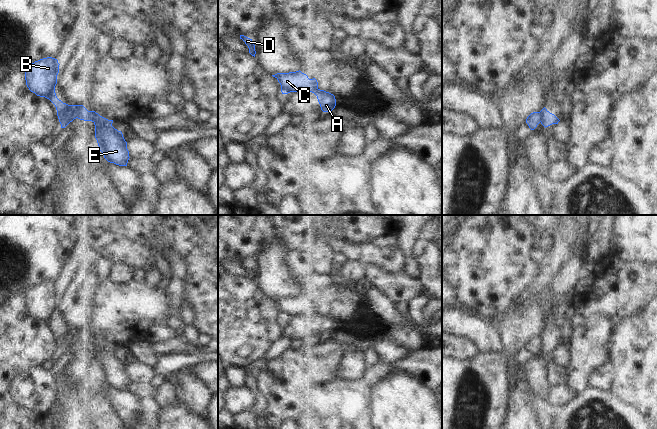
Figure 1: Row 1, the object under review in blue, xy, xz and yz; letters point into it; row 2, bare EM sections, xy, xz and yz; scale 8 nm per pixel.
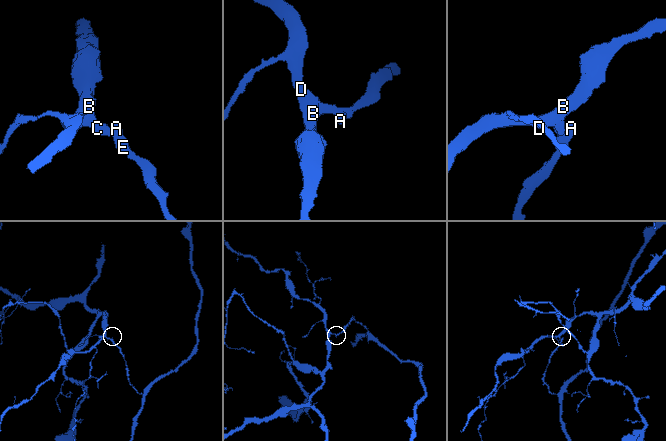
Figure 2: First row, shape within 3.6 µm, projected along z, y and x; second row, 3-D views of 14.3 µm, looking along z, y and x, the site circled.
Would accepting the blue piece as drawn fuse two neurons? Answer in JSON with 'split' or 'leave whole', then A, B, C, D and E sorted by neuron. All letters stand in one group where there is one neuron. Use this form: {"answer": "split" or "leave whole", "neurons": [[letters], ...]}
{"answer": "split", "neurons": [["A", "E"], ["B", "C", "D"]]}

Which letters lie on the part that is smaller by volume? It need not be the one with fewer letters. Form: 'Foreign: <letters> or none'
Foreign: A, E

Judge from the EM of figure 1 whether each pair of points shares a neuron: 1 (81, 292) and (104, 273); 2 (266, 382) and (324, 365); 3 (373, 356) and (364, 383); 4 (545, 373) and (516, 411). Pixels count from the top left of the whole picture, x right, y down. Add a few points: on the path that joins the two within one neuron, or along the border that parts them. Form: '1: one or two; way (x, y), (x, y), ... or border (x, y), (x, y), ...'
1: two; border (96, 257), (95, 269), (101, 282)
2: one; way (280, 386), (285, 386), (306, 365), (310, 365)
3: two; border (379, 362), (369, 368)
4: two; border (533, 358), (536, 362), (536, 375), (543, 389)

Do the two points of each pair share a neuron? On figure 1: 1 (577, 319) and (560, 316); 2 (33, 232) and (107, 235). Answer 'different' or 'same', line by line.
1: different
2: different

